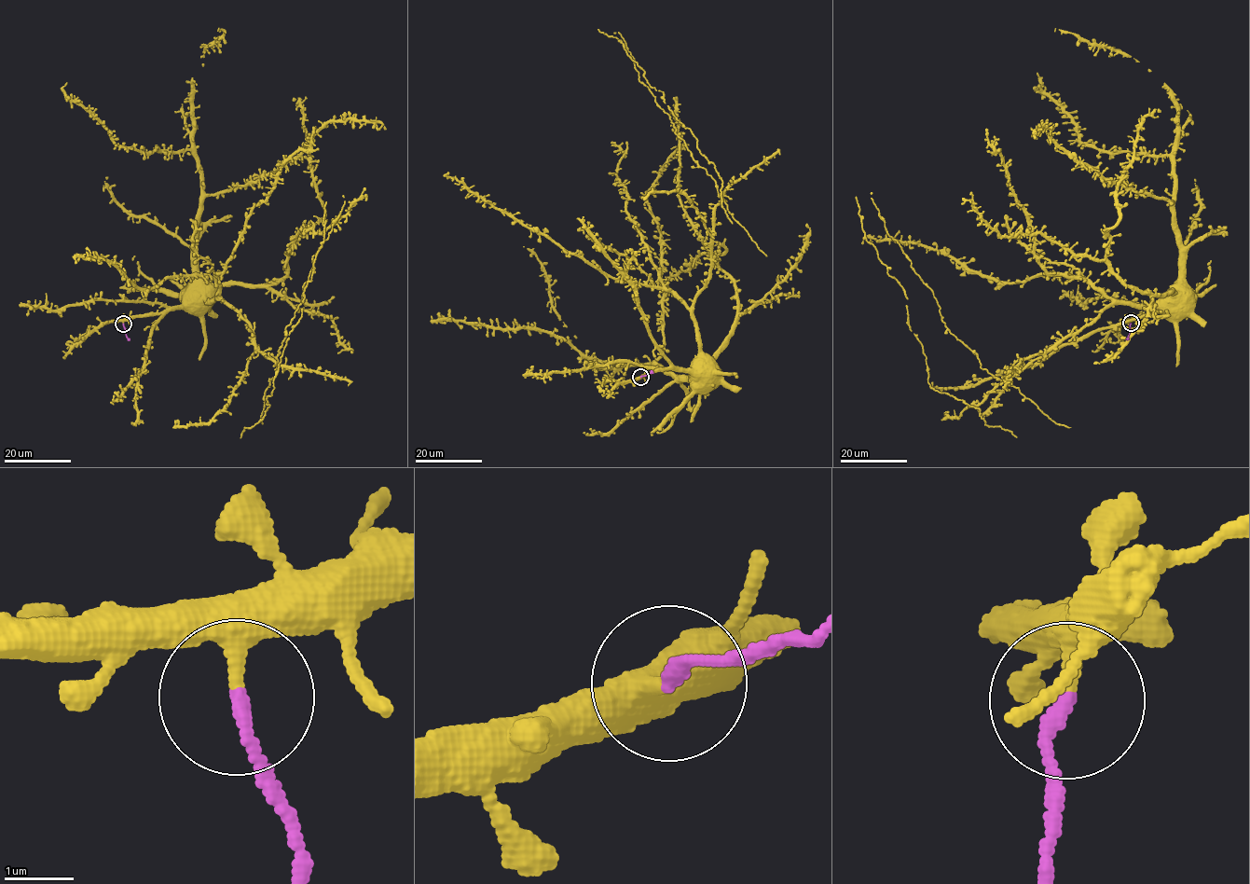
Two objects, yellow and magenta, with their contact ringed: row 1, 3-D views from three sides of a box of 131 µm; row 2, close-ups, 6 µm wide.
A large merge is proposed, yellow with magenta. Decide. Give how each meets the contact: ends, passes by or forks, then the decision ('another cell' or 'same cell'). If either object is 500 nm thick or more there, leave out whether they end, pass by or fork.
yellow ends; magenta ends; another cell

